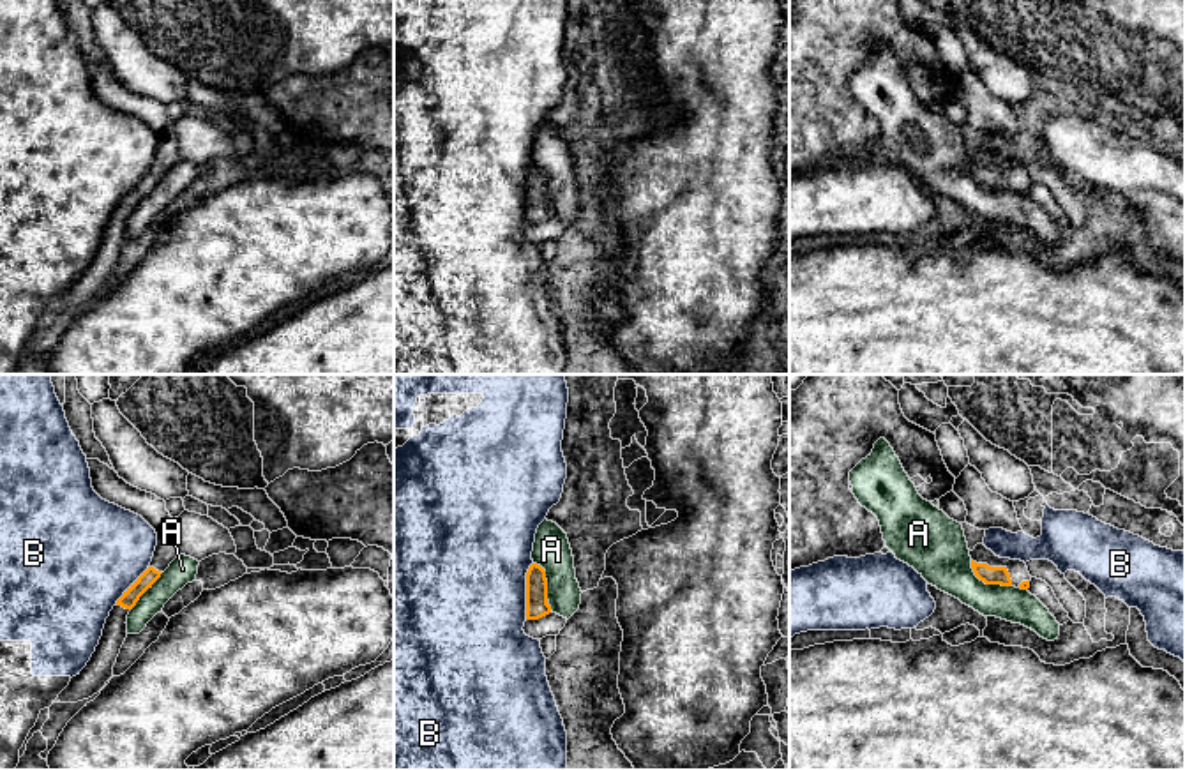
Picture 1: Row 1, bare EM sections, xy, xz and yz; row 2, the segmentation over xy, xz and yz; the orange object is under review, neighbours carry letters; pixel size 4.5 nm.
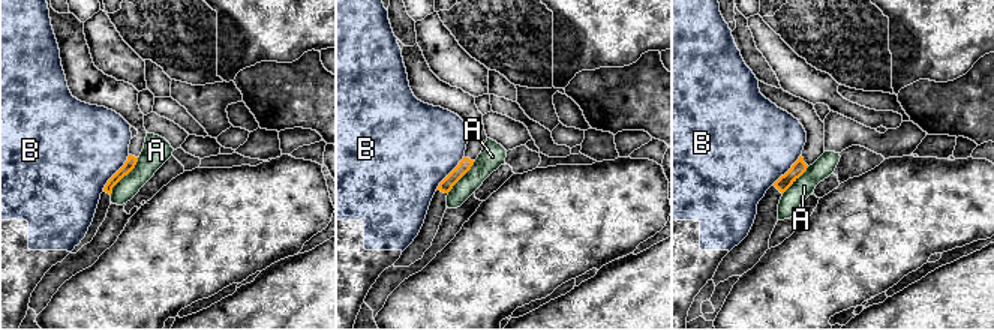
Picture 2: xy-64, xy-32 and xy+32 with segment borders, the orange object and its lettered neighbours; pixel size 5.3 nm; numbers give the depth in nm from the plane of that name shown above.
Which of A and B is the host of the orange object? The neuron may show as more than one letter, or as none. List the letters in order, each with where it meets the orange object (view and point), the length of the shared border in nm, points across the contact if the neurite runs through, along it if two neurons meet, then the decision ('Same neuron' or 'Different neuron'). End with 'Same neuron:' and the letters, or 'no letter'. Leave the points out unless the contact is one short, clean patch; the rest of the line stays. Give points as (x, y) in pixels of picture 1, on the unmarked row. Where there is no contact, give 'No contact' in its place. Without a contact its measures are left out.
A: Touches orange at yz (986, 188). Shared border 220 nm. Boundary: yz (970, 165), (972, 175), (986, 188), (1011, 191). Different neuron
B: Touches orange at xz (527, 195). Shared border 260 nm. Boundary: xz (532, 166), (527, 177), (525, 223). Different neuron
Same neuron: no letter

